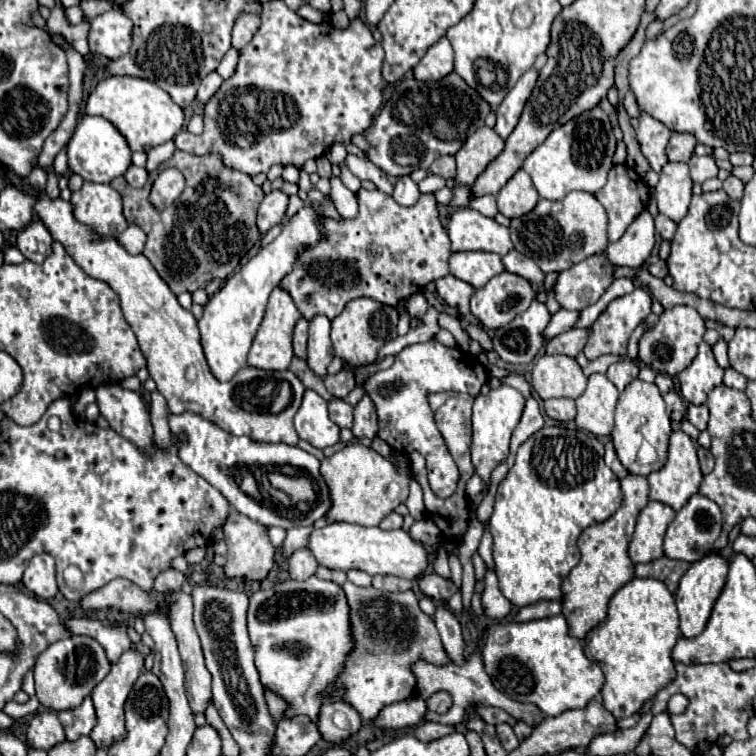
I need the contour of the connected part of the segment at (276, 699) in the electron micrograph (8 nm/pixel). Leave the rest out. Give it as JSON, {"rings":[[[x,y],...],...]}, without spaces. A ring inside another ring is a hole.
{"rings":[[[264,689],[264,697],[266,697],[266,705],[268,705],[268,711],[270,711],[272,719],[278,725],[280,719],[282,719],[282,713],[288,709],[288,703],[280,695],[270,691],[270,689]]]}

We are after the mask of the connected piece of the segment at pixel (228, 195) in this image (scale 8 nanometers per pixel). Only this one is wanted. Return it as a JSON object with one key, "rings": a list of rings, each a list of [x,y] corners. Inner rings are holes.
{"rings":[[[174,151],[168,161],[150,173],[144,187],[134,189],[124,177],[116,177],[110,185],[120,191],[124,199],[124,215],[128,223],[142,227],[148,235],[144,255],[152,261],[160,277],[176,295],[206,287],[206,283],[214,277],[226,279],[238,267],[242,255],[246,255],[254,247],[256,239],[260,239],[256,211],[264,197],[262,187],[254,185],[248,175],[226,167],[218,153],[198,157],[184,151]],[[168,167],[182,171],[186,177],[186,189],[170,207],[156,211],[148,203],[148,193],[158,173]]]}

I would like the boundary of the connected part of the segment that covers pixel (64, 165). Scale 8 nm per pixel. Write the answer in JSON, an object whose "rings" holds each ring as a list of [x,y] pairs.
{"rings":[[[62,147],[62,151],[56,155],[54,165],[52,165],[56,175],[64,175],[68,171],[68,157],[66,157],[66,147]]]}

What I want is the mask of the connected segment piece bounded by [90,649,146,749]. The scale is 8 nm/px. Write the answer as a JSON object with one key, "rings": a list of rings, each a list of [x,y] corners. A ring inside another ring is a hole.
{"rings":[[[128,649],[120,655],[120,659],[116,663],[112,663],[110,667],[110,673],[94,687],[92,691],[92,701],[94,701],[94,707],[96,707],[96,715],[98,715],[98,723],[96,727],[92,729],[90,733],[90,739],[96,743],[96,747],[104,747],[108,749],[116,739],[122,739],[124,737],[124,703],[132,691],[132,685],[134,681],[138,679],[142,667],[144,667],[144,659],[146,655],[138,649]]]}

